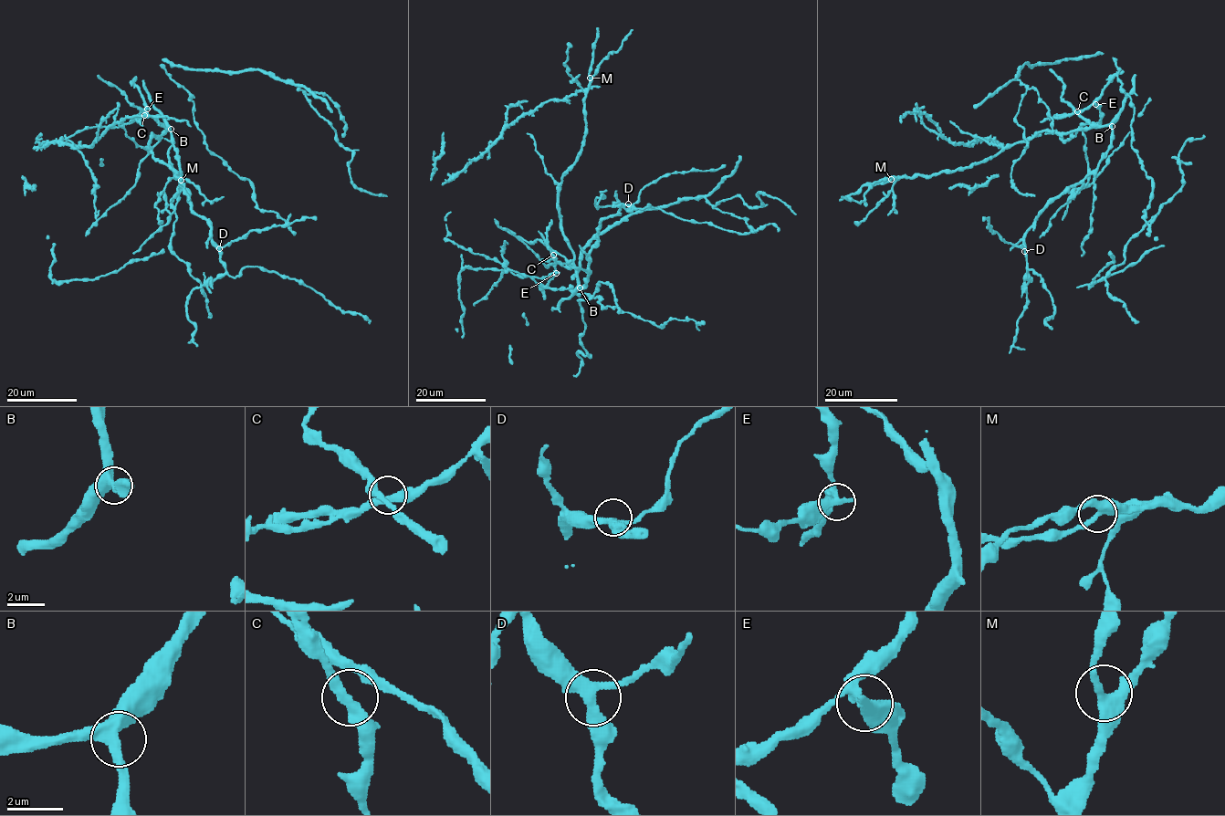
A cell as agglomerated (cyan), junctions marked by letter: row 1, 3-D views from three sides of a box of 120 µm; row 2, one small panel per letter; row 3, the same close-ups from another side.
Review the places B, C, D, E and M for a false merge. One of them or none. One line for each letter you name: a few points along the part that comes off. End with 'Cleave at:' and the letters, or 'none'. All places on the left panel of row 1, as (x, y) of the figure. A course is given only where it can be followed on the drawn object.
Cleave at: none

